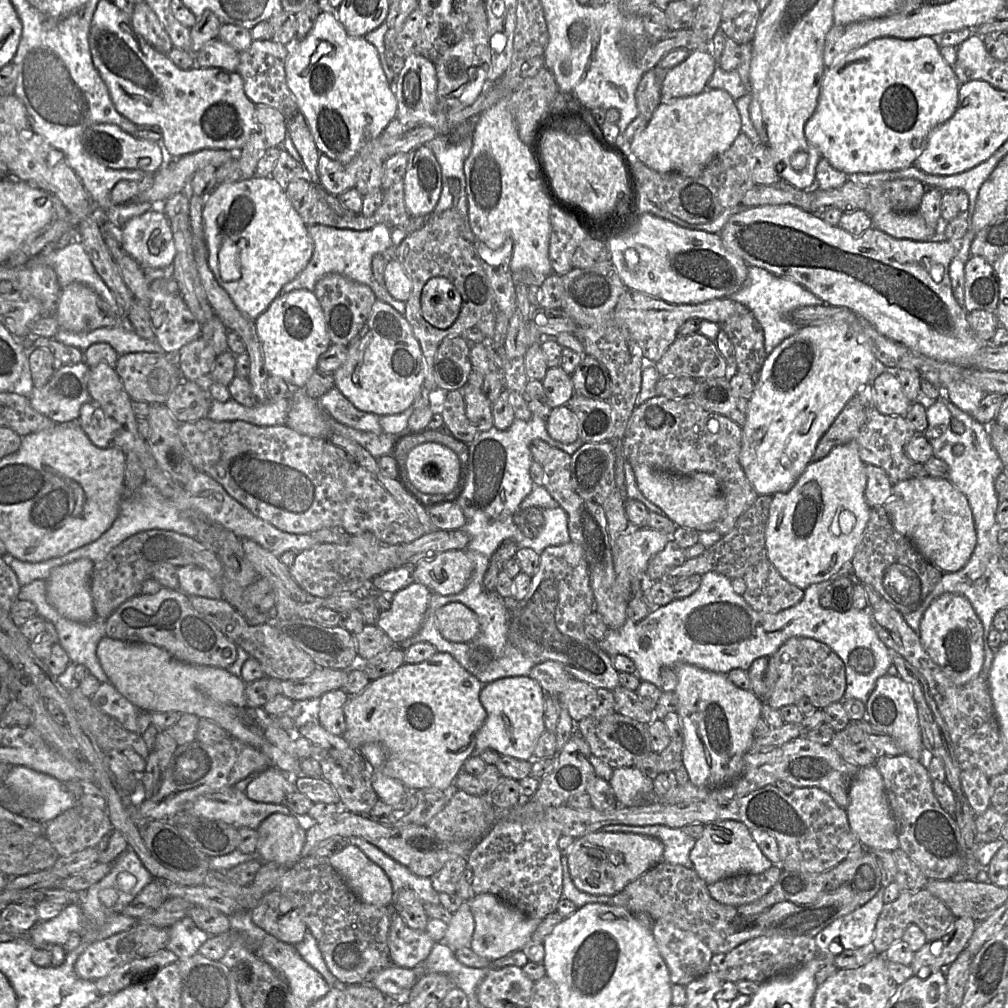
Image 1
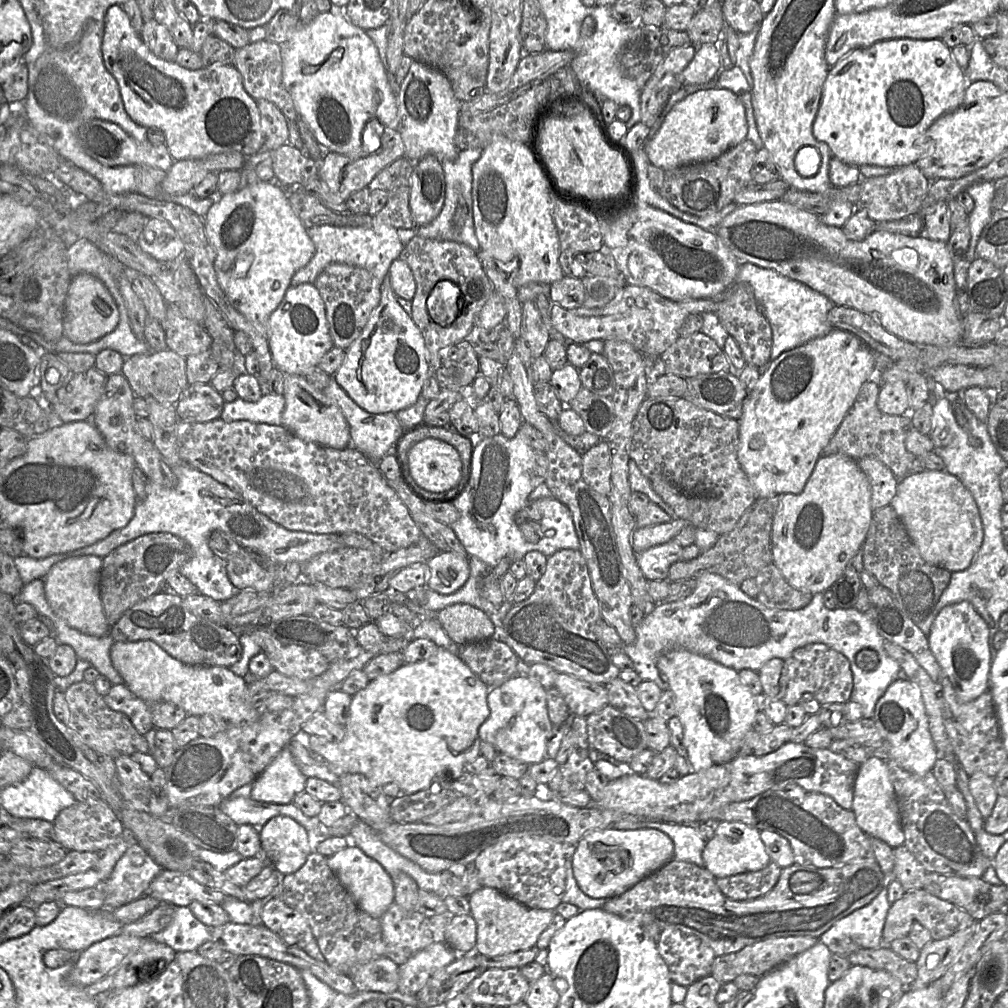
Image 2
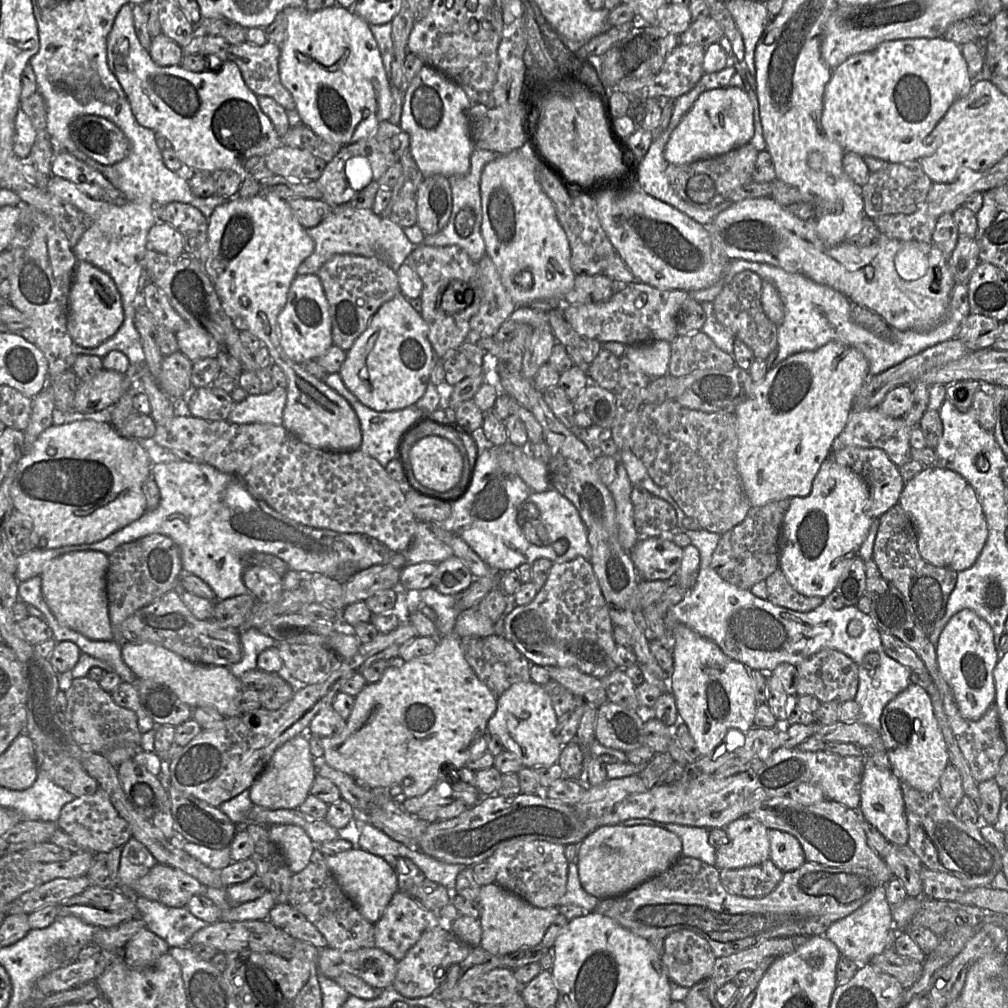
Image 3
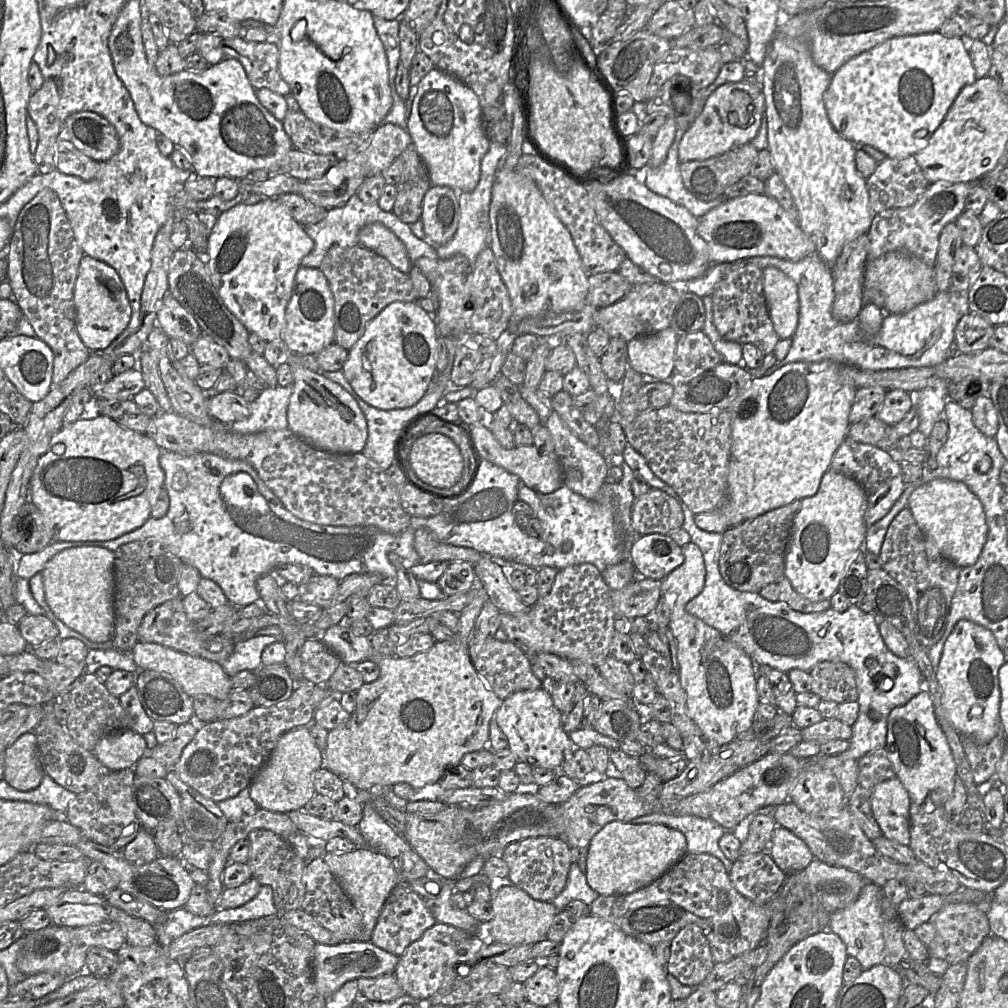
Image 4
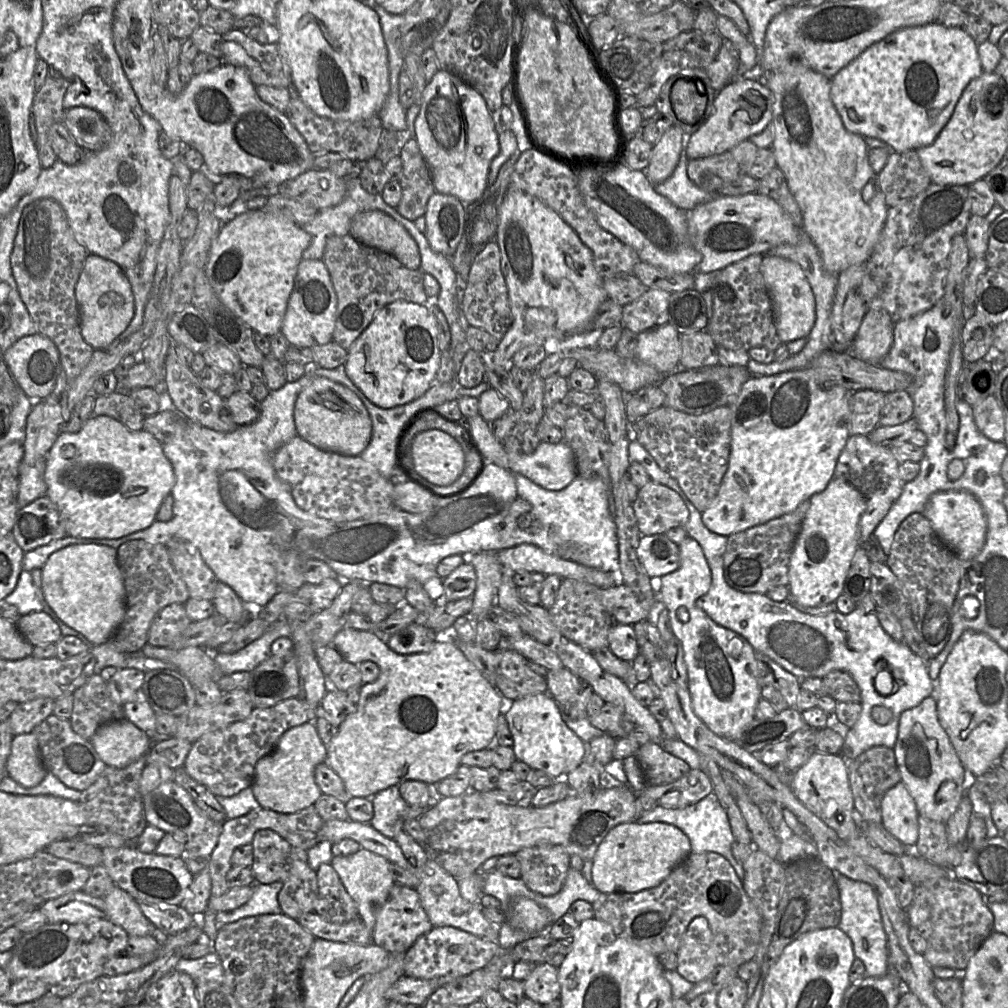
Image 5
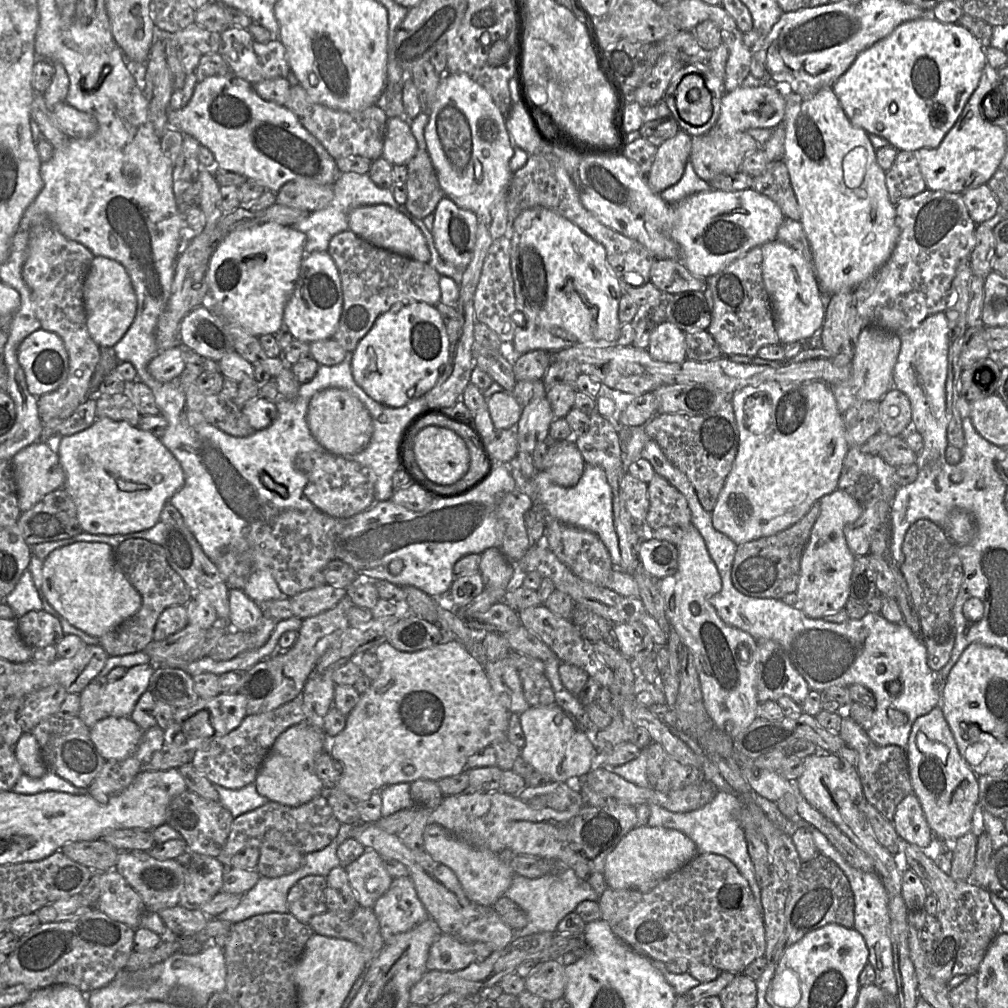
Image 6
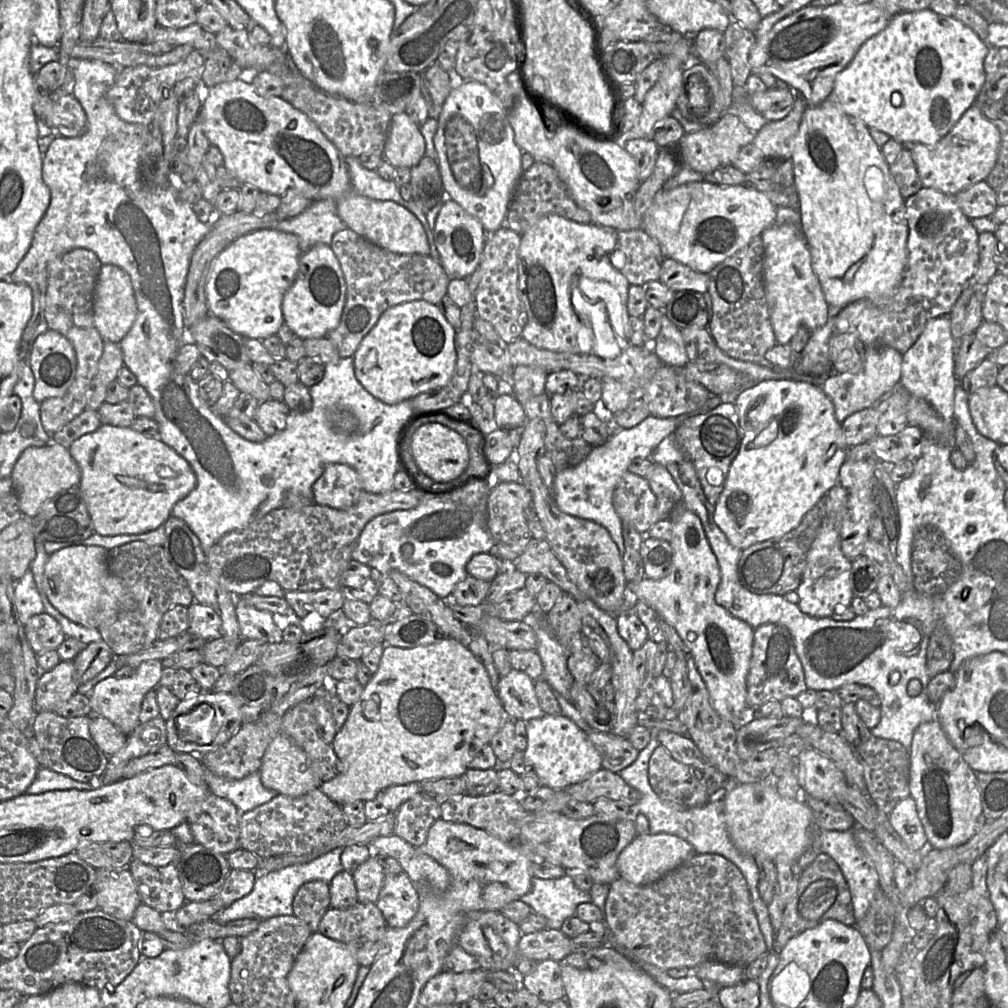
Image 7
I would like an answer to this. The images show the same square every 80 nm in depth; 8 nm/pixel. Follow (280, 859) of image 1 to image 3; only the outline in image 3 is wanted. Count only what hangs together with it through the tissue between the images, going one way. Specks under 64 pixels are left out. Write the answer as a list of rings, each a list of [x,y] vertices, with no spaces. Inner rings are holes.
[[[291,824],[267,827],[270,840],[281,850],[291,872],[296,874],[305,869],[317,848],[305,830]]]

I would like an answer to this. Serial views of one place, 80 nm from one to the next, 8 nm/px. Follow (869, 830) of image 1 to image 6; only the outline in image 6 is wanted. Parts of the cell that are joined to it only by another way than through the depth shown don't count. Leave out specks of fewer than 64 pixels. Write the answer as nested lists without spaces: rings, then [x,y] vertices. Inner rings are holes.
[[[911,793],[896,807],[891,820],[897,835],[906,842],[928,848],[934,835],[928,826],[917,797]]]

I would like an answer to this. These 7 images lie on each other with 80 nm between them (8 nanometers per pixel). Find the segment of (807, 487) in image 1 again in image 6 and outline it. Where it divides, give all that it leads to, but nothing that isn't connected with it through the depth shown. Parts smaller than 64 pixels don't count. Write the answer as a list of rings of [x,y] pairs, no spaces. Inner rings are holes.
[[[837,488],[819,500],[820,512],[813,525],[800,563],[797,606],[809,618],[820,619],[842,610],[850,598],[850,578],[856,556],[850,551],[844,527],[862,513],[861,505],[847,492]]]

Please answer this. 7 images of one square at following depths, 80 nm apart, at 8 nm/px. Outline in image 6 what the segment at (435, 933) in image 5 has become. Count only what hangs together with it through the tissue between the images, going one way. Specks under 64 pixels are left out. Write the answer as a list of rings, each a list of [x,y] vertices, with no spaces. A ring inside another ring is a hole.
[[[441,933],[432,944],[426,963],[427,971],[453,972],[485,961],[493,949],[484,942],[463,942]]]

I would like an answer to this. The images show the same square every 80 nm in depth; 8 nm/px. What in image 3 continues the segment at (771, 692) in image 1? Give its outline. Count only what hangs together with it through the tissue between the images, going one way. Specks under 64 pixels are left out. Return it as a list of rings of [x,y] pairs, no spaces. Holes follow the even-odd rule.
[[[823,649],[796,665],[796,698],[802,695],[815,696],[820,702],[844,703],[854,700],[858,688],[858,670],[855,663],[835,649]]]

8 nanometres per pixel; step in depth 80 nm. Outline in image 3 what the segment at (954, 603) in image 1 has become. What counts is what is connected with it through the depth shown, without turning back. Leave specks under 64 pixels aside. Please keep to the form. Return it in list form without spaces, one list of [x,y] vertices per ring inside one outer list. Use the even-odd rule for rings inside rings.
[[[970,609],[954,614],[943,628],[935,646],[939,670],[952,689],[960,714],[978,720],[995,702],[994,668],[999,661],[990,625]]]

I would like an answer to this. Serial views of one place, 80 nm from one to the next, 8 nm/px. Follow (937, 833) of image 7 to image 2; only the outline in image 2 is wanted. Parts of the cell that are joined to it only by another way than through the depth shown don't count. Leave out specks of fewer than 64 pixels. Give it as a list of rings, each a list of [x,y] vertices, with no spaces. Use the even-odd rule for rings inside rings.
[[[905,677],[892,682],[877,701],[872,719],[889,744],[890,761],[919,776],[931,773],[939,754],[929,731],[921,690],[916,683]]]

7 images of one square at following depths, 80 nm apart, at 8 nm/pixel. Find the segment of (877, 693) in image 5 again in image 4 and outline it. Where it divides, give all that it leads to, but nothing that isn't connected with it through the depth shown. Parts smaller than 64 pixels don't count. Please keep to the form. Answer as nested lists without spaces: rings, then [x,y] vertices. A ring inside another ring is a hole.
[[[629,444],[623,450],[622,459],[633,474],[641,476],[651,488],[662,490],[677,500],[684,514],[682,529],[701,550],[706,570],[705,585],[702,592],[686,604],[685,611],[737,644],[756,665],[768,665],[785,673],[792,669],[808,672],[823,661],[844,662],[849,665],[855,673],[859,714],[852,726],[849,748],[839,755],[858,761],[871,751],[885,748],[889,713],[909,702],[925,687],[915,662],[911,658],[900,658],[887,648],[875,615],[863,612],[856,605],[851,605],[844,612],[838,612],[831,607],[822,612],[806,614],[793,610],[785,602],[768,601],[757,592],[733,589],[725,583],[719,571],[722,534],[697,527],[695,514],[672,487],[653,473],[646,459]],[[871,710],[880,713],[878,721],[870,718]]]

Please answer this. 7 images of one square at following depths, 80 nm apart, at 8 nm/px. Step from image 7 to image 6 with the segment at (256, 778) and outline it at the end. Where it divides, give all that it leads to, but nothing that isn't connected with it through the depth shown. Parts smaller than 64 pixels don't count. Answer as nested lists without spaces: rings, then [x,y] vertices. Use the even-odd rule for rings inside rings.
[[[254,782],[235,790],[219,785],[213,786],[219,795],[219,802],[234,818],[261,807],[269,801],[257,792]]]

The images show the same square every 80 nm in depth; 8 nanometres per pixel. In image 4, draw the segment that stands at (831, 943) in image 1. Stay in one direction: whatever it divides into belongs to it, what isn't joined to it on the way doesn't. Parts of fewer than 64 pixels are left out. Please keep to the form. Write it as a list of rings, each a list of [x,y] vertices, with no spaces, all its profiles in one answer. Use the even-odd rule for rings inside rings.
[[[867,883],[861,890],[858,898],[844,909],[831,914],[828,930],[838,935],[844,942],[847,954],[855,957],[863,970],[884,964],[886,946],[882,929],[881,899],[882,887],[874,883]]]

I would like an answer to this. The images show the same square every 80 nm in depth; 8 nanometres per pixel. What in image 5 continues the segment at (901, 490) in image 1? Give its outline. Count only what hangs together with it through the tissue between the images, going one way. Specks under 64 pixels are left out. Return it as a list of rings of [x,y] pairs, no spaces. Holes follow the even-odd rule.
[[[943,491],[933,494],[922,513],[941,541],[961,560],[973,559],[983,548],[987,534],[987,518],[979,500],[966,491]]]

